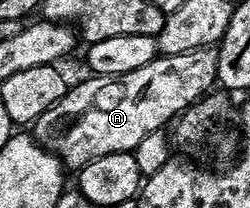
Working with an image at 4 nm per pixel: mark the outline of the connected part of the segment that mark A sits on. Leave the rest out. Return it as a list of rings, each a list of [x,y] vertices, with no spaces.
[[[210,47],[183,51],[174,57],[159,55],[151,63],[139,67],[139,71],[127,71],[123,75],[86,76],[86,81],[79,82],[74,89],[73,86],[66,88],[65,97],[47,107],[43,115],[39,115],[39,119],[31,126],[31,135],[44,149],[57,156],[66,170],[79,171],[84,165],[103,155],[130,152],[142,141],[143,135],[151,135],[151,131],[156,129],[165,129],[174,118],[200,101],[218,84],[218,67],[217,49]]]

